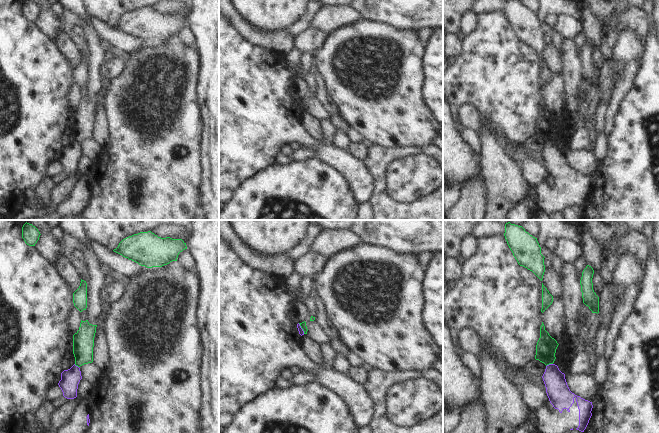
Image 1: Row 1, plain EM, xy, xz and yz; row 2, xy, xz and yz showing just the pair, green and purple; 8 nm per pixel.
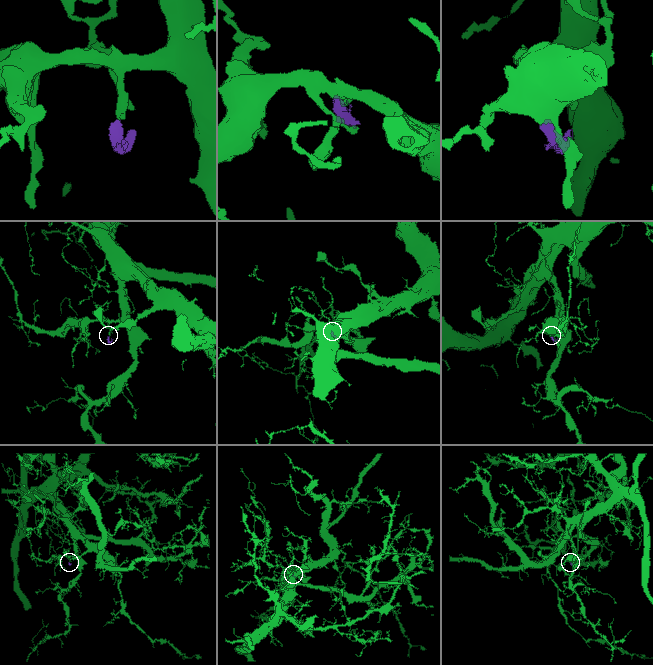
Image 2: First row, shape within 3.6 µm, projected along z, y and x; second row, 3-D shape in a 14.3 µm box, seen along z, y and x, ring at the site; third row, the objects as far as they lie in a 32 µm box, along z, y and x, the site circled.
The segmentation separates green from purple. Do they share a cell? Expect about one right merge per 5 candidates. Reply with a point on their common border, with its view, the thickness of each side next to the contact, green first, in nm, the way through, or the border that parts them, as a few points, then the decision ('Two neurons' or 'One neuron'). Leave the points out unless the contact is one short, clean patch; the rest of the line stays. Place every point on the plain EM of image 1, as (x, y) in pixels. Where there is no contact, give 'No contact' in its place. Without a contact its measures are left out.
Touches green at yz (549, 139). Thickness 160 nm (green) against 190 nm. Boundary: yz (552, 139), (546, 142). Two neurons

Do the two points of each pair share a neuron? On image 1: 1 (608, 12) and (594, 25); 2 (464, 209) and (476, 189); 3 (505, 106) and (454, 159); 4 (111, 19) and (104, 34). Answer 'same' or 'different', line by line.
1: different
2: same
3: different
4: different

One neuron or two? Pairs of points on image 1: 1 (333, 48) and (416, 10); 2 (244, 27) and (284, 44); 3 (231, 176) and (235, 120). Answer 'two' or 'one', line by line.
1: two
2: one
3: one

